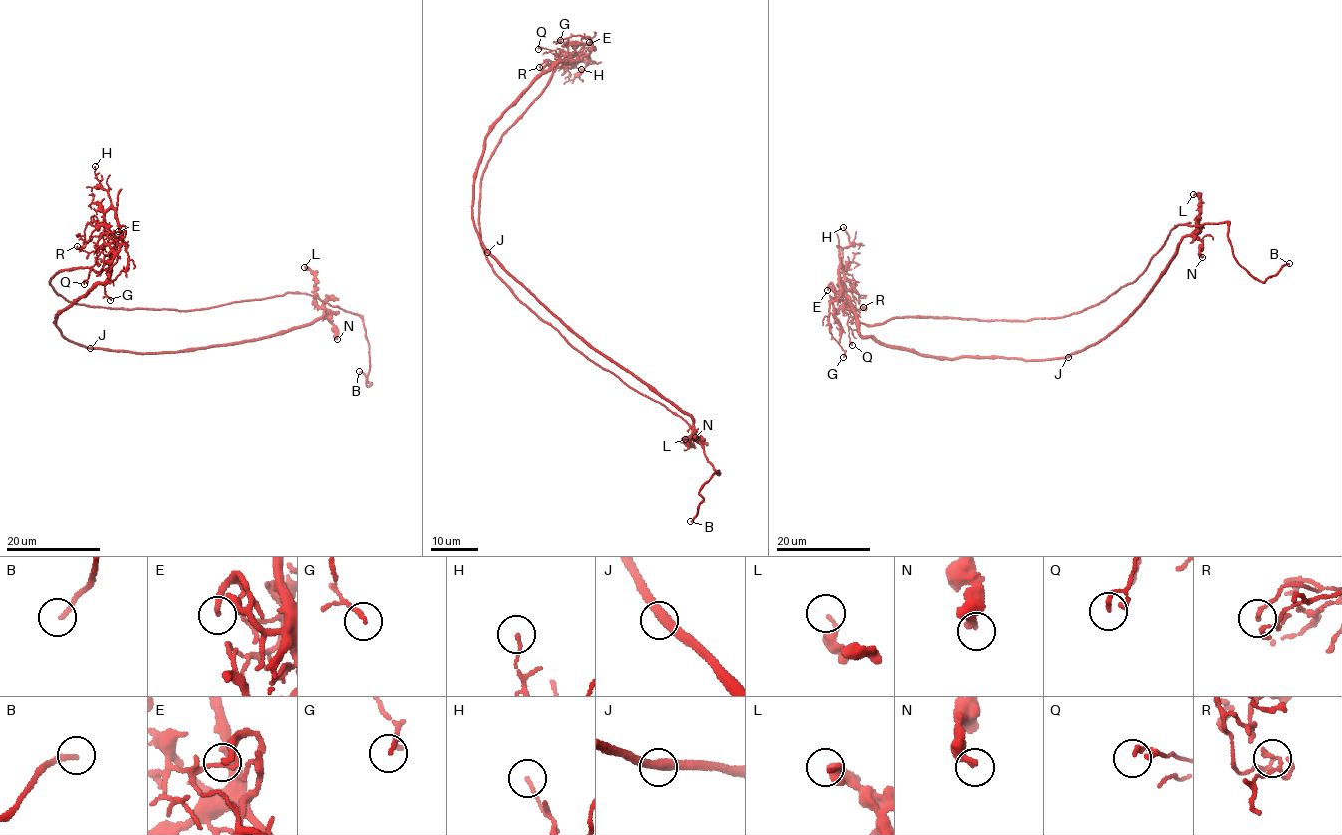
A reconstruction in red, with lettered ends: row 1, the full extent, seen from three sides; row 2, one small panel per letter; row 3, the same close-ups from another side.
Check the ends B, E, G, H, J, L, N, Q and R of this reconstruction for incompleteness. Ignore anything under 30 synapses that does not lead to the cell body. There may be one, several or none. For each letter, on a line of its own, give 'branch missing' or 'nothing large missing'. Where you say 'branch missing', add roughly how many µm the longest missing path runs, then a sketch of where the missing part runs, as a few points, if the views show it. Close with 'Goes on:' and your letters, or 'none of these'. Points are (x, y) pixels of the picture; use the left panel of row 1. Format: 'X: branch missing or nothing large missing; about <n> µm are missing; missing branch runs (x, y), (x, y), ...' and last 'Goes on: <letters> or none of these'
B: branch missing; about 5 µm are missing; missing branch runs (359, 371), (349, 366), (347, 369)
E: nothing large missing
G: nothing large missing
H: nothing large missing
J: nothing large missing
L: nothing large missing
N: nothing large missing
Q: nothing large missing
R: nothing large missing
Goes on: B

